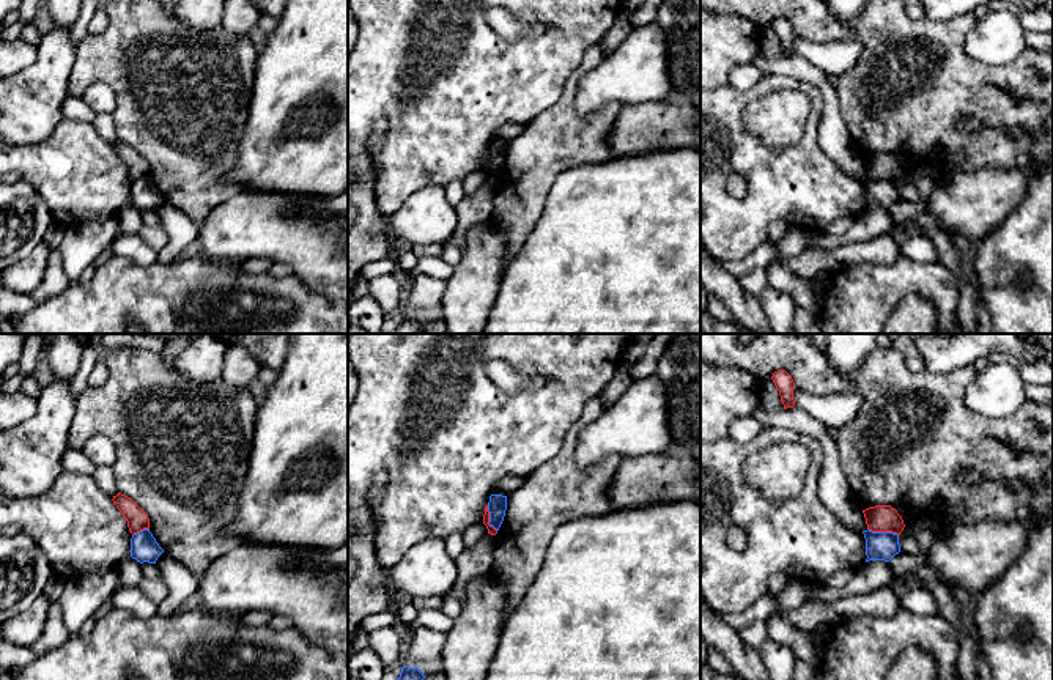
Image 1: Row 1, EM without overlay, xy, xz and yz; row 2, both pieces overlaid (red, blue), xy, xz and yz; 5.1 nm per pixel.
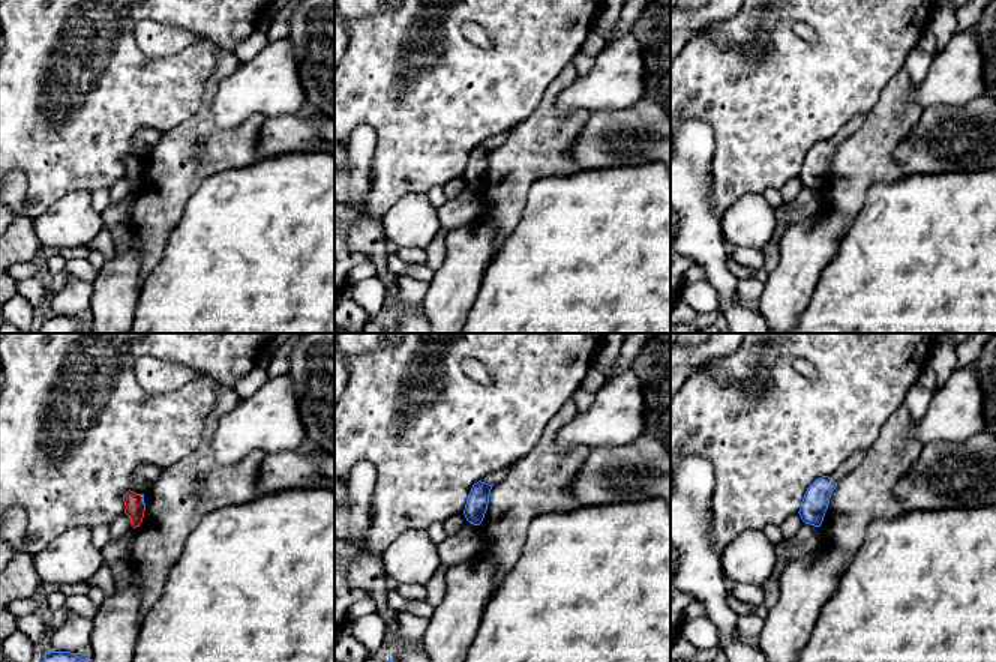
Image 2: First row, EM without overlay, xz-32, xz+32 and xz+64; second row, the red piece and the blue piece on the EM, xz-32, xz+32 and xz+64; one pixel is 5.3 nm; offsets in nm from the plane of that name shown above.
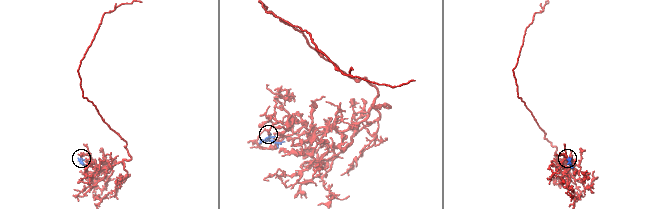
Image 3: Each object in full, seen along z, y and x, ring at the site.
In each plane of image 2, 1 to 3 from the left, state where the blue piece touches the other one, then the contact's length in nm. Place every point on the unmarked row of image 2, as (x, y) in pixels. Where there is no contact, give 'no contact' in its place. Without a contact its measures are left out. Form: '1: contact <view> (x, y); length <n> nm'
1: contact xz-32 (141, 164); length 70 nm
2: no contact
3: no contact

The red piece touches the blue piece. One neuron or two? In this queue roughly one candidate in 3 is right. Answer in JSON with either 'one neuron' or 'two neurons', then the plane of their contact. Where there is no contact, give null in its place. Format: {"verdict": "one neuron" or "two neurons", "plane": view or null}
{"verdict": "two neurons", "plane": "yz"}

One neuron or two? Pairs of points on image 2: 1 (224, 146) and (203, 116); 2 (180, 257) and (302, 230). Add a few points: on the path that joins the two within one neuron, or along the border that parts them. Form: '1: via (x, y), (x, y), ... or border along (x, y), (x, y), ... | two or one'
1: via (216, 138), (203, 123) | one
2: via (210, 257), (272, 257) | one

